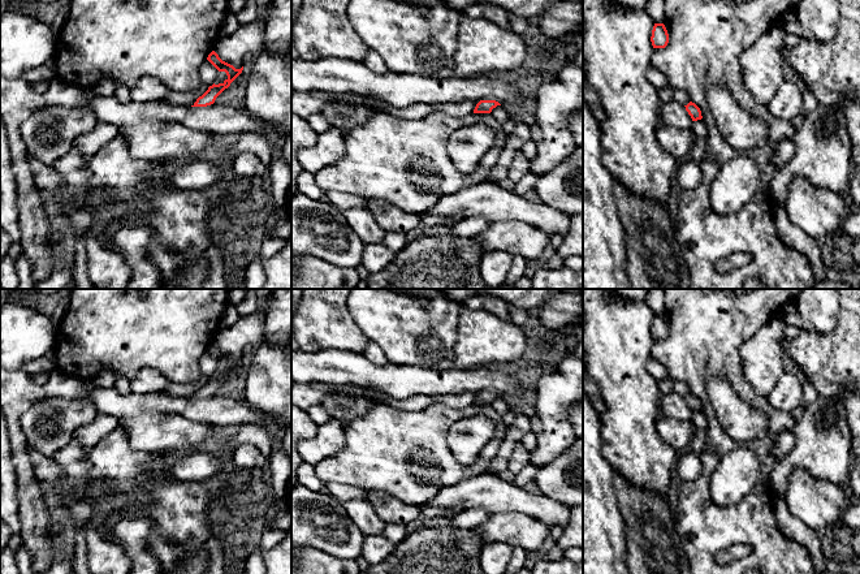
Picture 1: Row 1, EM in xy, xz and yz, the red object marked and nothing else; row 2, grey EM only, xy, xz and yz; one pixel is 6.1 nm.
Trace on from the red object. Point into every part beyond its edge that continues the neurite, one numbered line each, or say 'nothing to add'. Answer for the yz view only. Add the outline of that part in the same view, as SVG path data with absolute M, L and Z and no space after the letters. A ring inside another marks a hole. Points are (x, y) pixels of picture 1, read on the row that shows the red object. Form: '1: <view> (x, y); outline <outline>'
nothing to add

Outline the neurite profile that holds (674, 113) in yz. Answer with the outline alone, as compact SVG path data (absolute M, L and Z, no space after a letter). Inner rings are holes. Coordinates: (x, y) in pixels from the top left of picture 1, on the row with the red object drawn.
M674 99L660 105L660 118L665 125L677 126L680 129L691 129L693 121L686 107Z

